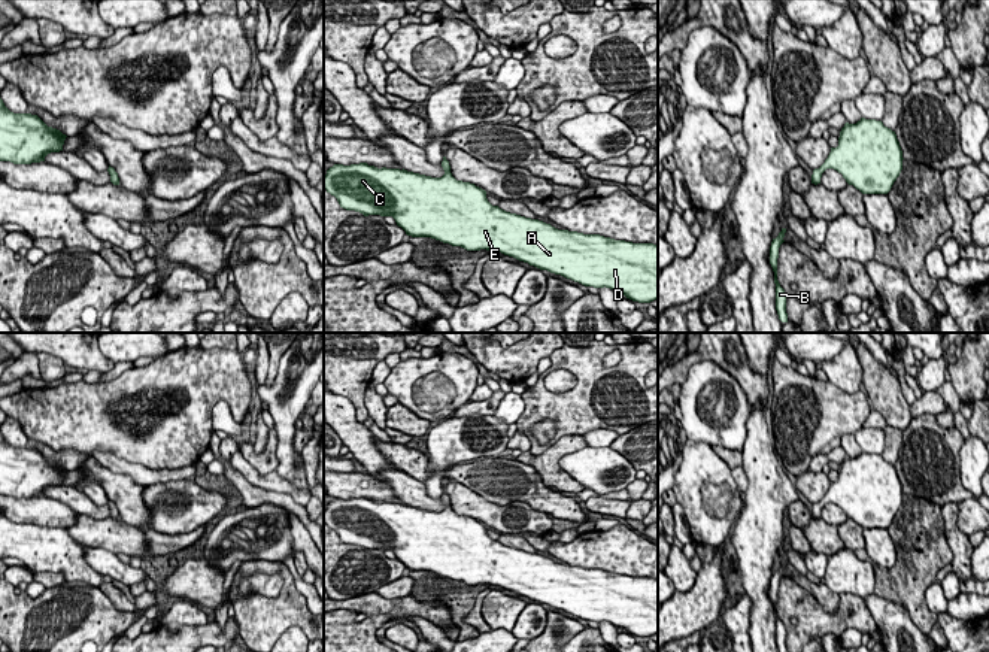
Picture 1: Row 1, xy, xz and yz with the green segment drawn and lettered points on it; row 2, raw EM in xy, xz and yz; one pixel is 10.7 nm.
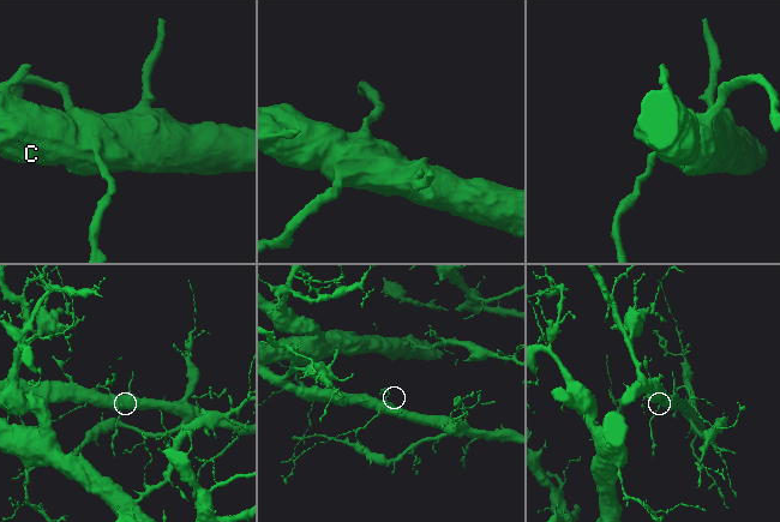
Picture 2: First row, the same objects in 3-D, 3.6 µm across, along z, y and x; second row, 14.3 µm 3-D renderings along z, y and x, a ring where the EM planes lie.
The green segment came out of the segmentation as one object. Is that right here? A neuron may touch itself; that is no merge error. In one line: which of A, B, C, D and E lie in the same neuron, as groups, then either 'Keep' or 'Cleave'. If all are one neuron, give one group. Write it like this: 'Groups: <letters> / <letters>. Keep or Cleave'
Groups: A C D E / B. Cleave

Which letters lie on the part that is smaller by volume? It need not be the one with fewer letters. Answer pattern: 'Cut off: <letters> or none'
Cut off: B

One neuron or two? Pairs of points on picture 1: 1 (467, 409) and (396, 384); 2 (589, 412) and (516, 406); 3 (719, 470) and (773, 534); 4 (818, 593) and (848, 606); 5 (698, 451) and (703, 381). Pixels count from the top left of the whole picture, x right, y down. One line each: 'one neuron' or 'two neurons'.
1: two neurons
2: two neurons
3: two neurons
4: two neurons
5: two neurons

